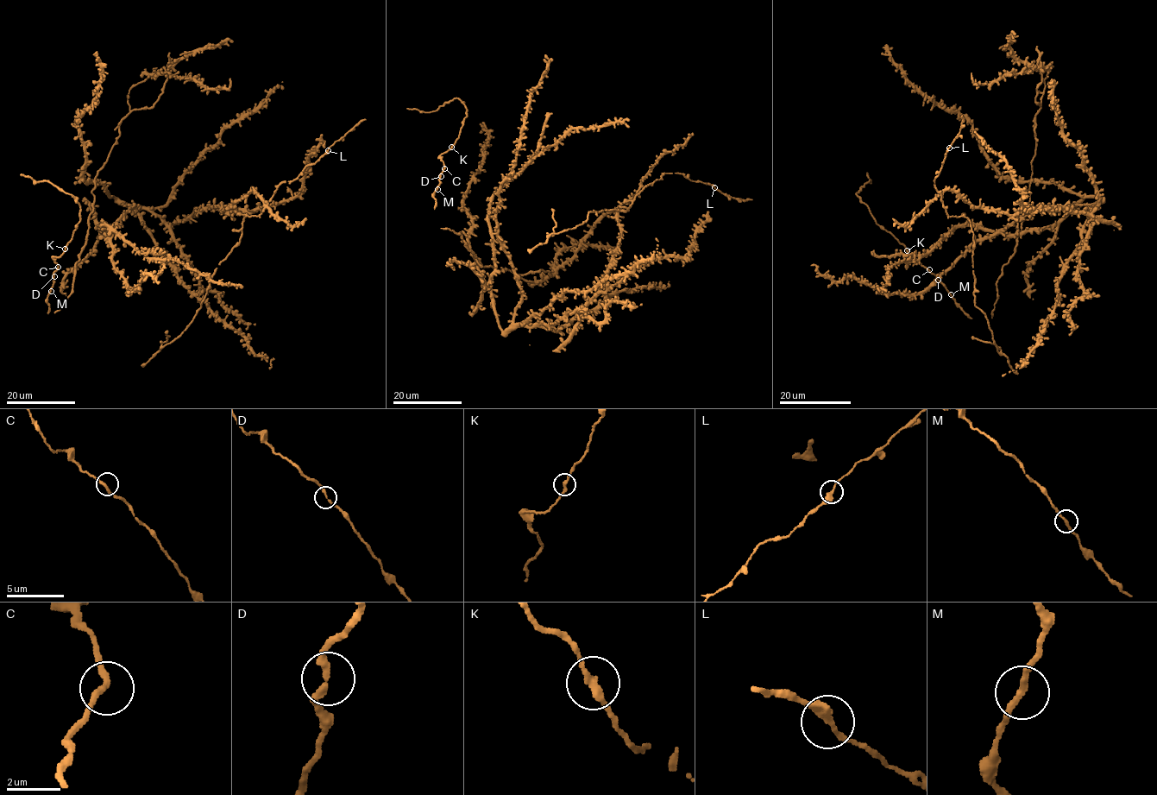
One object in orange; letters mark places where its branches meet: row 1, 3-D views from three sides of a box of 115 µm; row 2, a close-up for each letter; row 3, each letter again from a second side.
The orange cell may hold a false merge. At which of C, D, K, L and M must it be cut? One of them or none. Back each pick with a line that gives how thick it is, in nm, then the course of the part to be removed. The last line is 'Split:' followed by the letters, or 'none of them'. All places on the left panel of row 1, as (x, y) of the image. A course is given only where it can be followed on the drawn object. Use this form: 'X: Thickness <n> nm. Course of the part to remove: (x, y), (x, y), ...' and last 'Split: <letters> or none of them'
Split: none of them

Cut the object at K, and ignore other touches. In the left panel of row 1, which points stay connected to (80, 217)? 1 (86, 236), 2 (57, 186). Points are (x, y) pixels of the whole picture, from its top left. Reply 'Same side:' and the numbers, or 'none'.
Same side: 2

